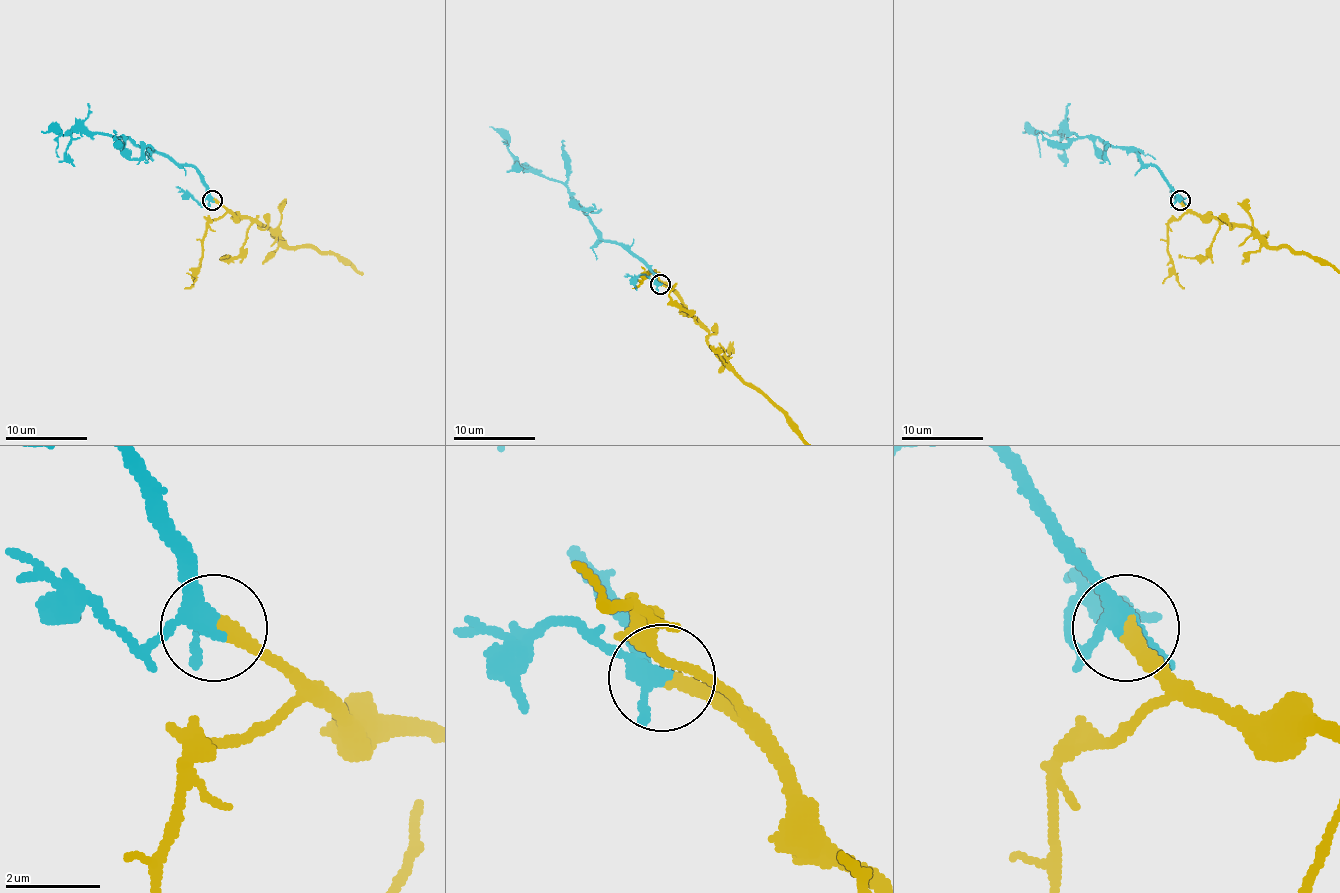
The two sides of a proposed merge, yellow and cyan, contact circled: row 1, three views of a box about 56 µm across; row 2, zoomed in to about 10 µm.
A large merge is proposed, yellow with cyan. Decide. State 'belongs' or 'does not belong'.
belongs

